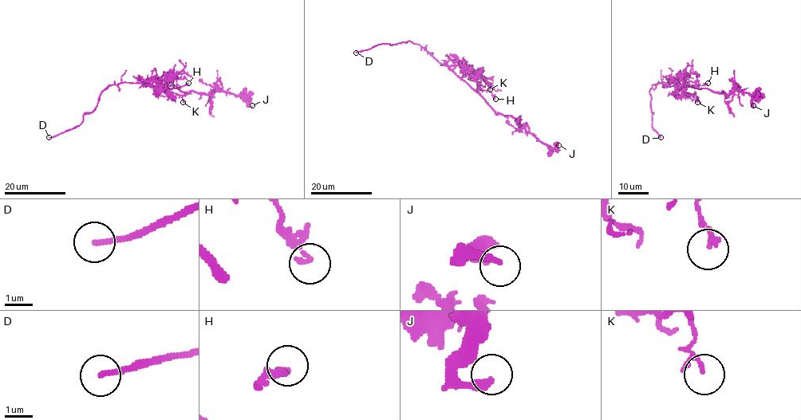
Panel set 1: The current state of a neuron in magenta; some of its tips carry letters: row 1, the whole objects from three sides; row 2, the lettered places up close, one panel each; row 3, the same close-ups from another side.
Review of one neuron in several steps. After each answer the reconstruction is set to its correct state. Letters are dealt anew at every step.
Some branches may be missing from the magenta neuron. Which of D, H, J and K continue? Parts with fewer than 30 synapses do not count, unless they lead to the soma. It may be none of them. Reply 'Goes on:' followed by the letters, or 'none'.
Goes on: D

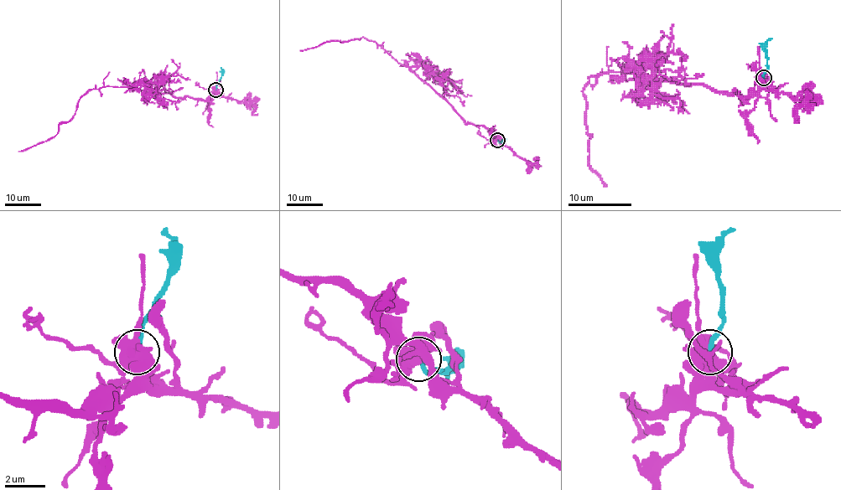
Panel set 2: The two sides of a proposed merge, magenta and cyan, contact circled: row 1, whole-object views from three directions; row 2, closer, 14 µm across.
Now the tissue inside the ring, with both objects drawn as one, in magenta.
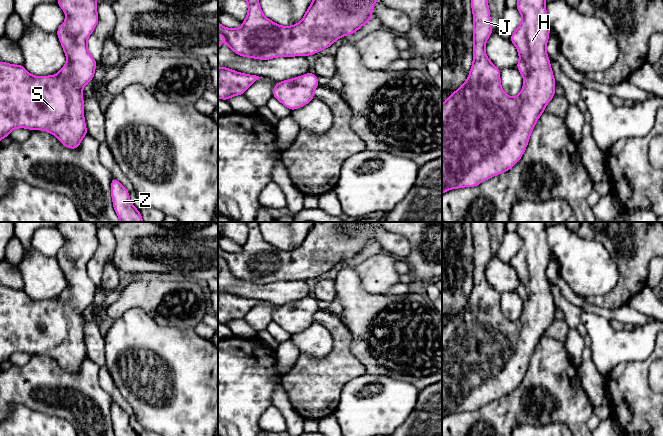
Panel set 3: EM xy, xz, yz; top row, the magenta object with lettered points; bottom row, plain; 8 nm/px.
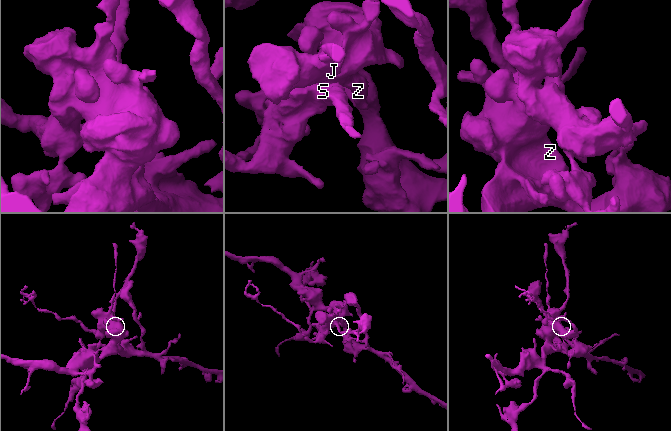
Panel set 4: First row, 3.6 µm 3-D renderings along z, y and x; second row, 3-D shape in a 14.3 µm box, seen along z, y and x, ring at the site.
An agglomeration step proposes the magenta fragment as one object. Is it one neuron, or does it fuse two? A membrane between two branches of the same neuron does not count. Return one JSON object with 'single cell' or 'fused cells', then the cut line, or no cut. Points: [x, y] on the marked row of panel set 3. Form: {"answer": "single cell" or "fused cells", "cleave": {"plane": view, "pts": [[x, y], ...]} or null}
{"answer": "single cell", "cleave": null}

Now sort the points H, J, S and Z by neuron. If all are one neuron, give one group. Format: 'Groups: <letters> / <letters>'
Groups: H J S Z

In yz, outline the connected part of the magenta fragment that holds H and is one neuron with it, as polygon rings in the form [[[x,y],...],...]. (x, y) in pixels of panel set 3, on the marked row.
[[[471,0],[471,8],[473,11],[473,64],[469,72],[468,79],[464,84],[455,92],[453,92],[442,105],[442,194],[450,189],[462,188],[462,187],[475,187],[481,182],[504,173],[511,169],[522,157],[528,142],[531,132],[538,118],[543,114],[545,106],[551,101],[555,95],[555,79],[553,71],[550,67],[550,59],[546,53],[546,46],[549,38],[549,30],[551,28],[546,13],[546,0],[518,0],[516,9],[522,14],[522,22],[518,28],[511,35],[510,40],[516,46],[519,53],[519,61],[517,69],[523,76],[524,85],[521,92],[516,97],[510,97],[507,95],[502,87],[500,81],[500,69],[497,68],[486,56],[485,45],[489,36],[493,33],[491,27],[490,11],[487,0]]]

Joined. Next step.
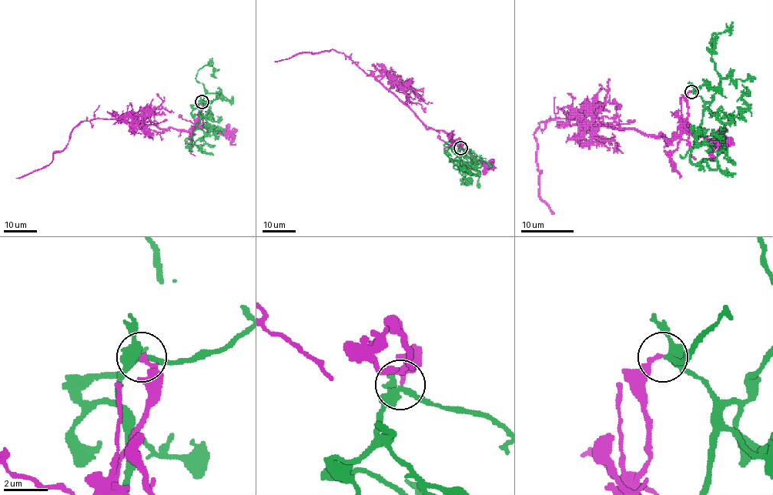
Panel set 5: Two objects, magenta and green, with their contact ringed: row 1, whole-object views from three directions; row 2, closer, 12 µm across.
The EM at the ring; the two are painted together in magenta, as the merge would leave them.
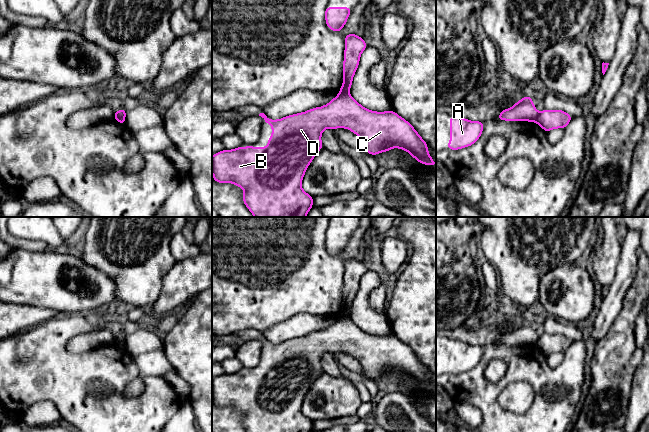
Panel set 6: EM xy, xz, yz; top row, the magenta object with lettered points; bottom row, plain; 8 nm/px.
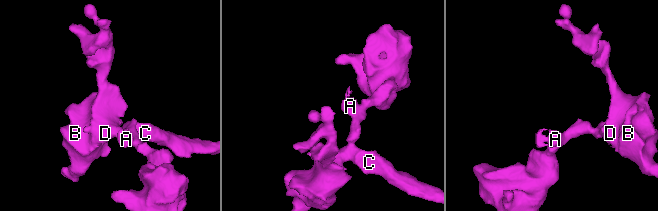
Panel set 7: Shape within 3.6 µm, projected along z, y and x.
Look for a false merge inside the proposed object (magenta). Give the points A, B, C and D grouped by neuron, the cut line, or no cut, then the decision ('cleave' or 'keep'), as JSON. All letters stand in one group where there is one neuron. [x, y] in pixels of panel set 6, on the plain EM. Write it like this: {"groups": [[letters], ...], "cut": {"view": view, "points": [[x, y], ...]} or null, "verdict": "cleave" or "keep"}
{"groups": [["A"], ["B", "C", "D"]], "cut": {"view": "yz", "points": [[539, 337], [535, 345]]}, "verdict": "cleave"}

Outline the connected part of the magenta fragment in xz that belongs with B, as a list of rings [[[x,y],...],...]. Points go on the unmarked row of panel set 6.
[[[340,317],[328,328],[308,335],[288,339],[278,344],[269,343],[260,337],[266,348],[272,350],[272,360],[268,362],[267,371],[237,371],[233,374],[222,374],[212,380],[213,404],[218,407],[232,407],[244,414],[243,427],[247,432],[312,432],[313,421],[301,411],[302,403],[317,376],[323,372],[321,358],[326,352],[346,352],[355,357],[361,364],[368,378],[377,379],[397,371],[407,375],[419,387],[436,390],[427,372],[428,368],[421,362],[414,351],[393,334],[376,336],[364,332],[349,317]]]

